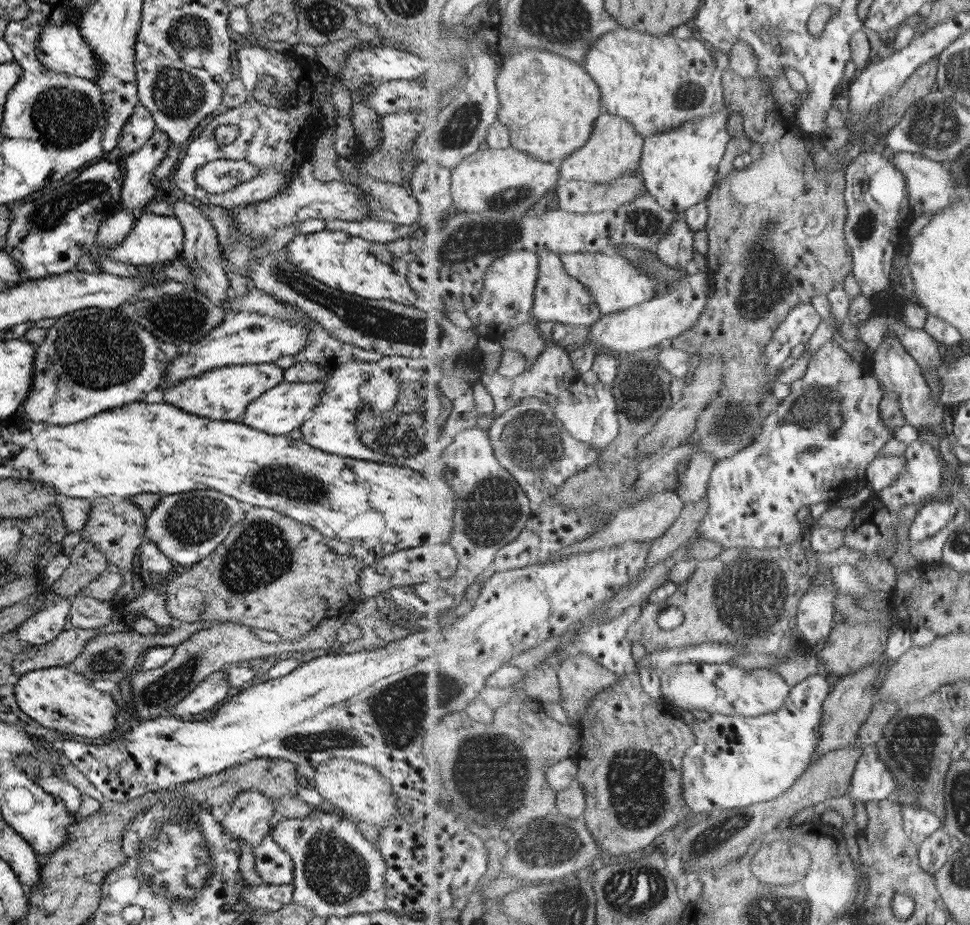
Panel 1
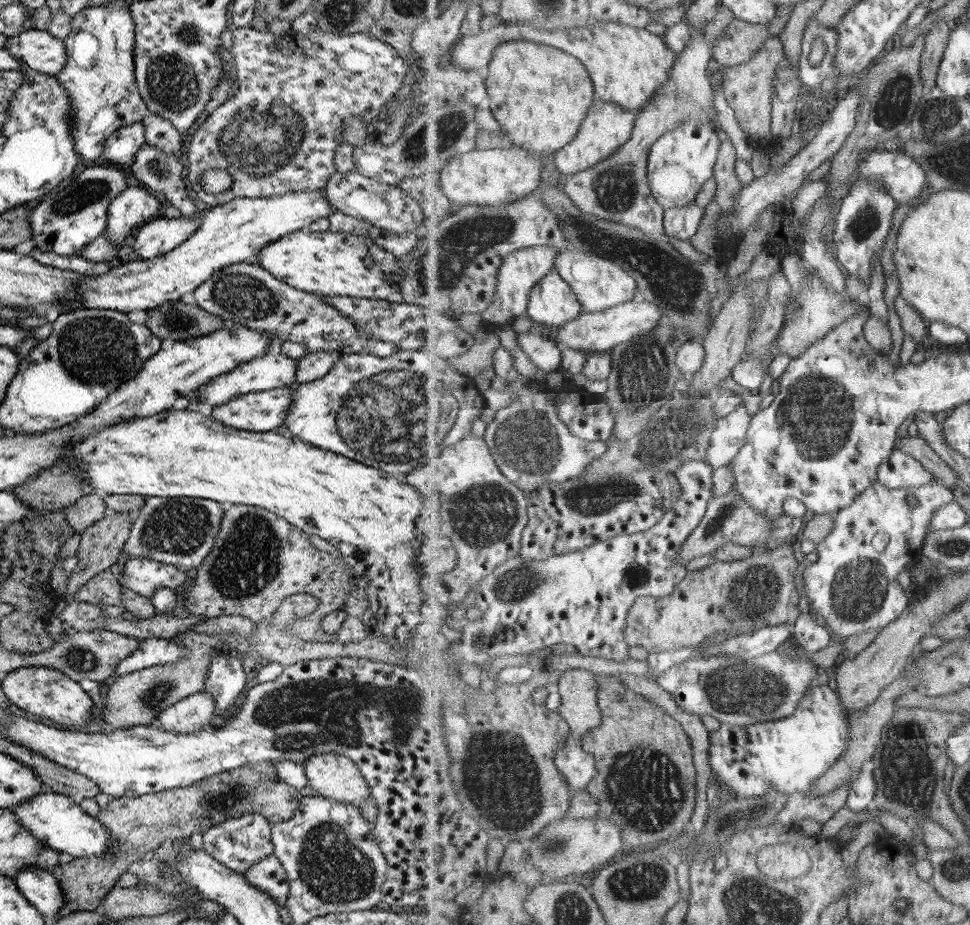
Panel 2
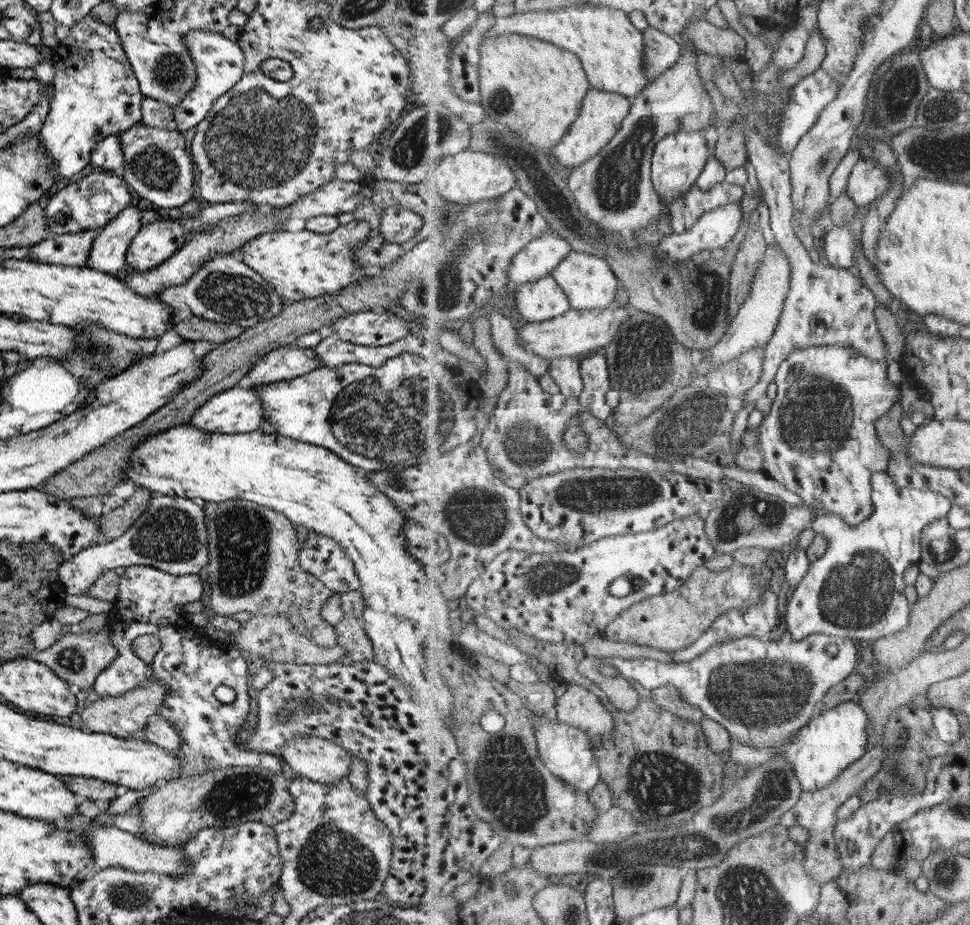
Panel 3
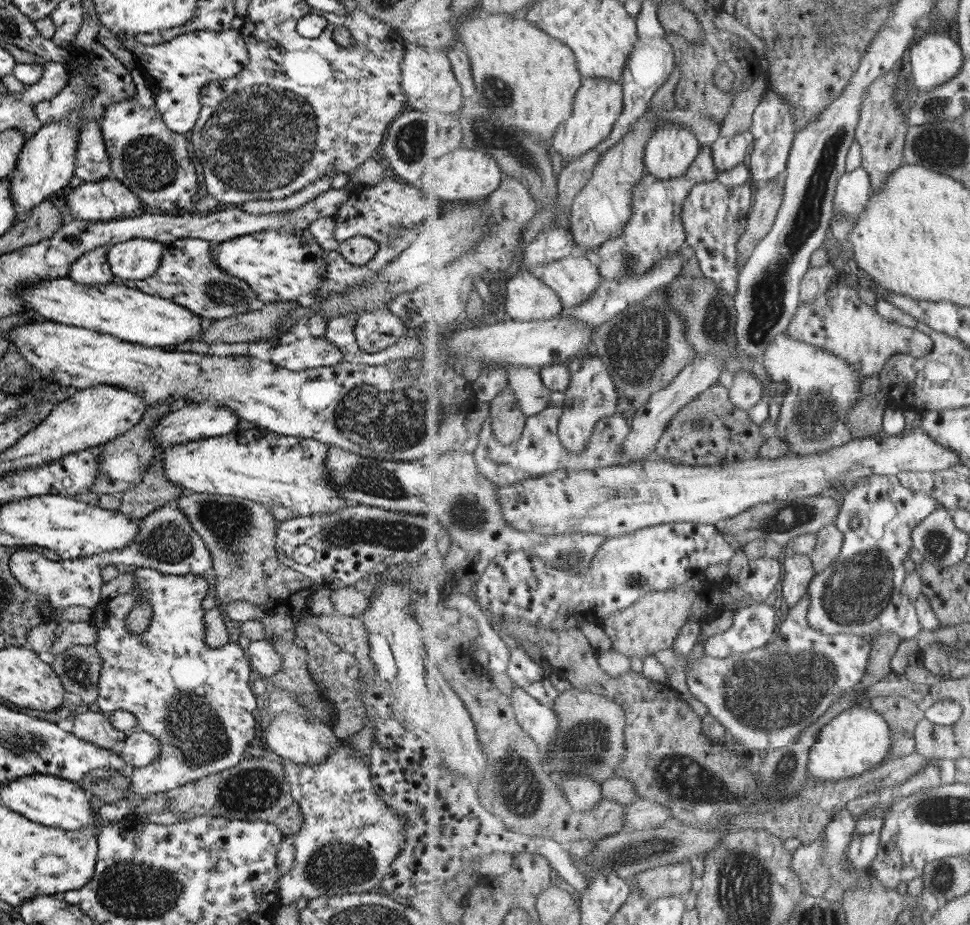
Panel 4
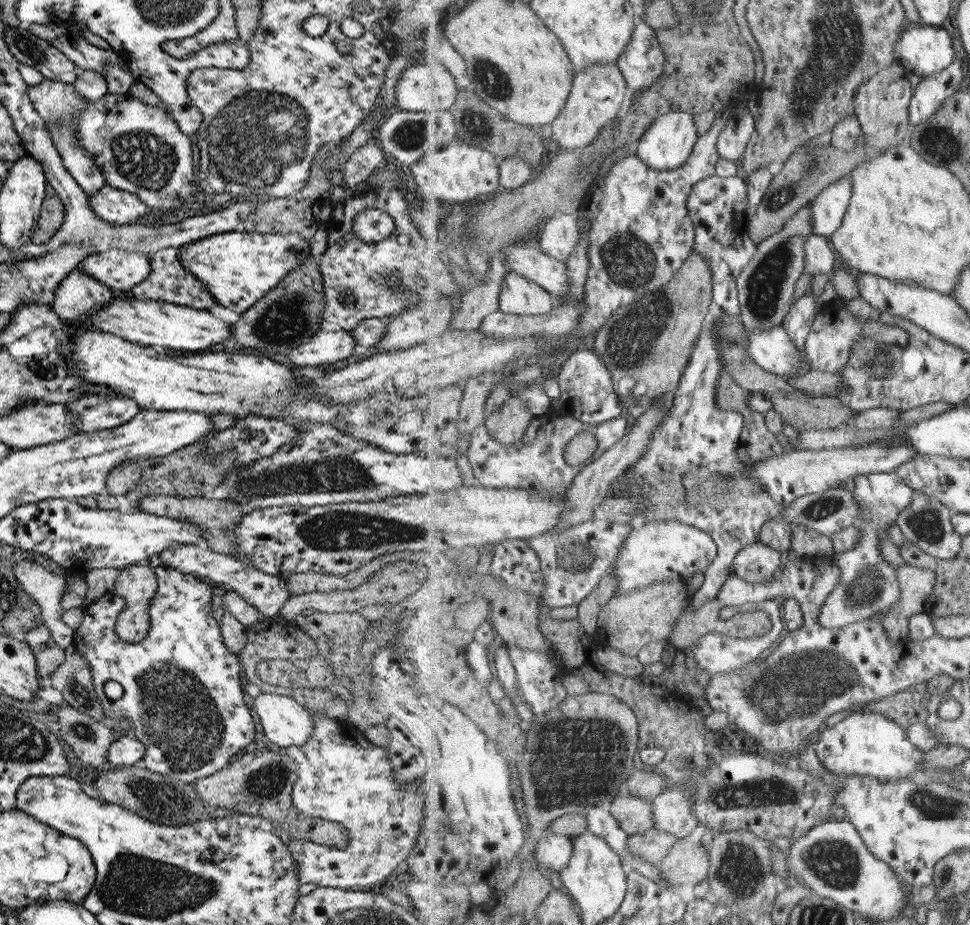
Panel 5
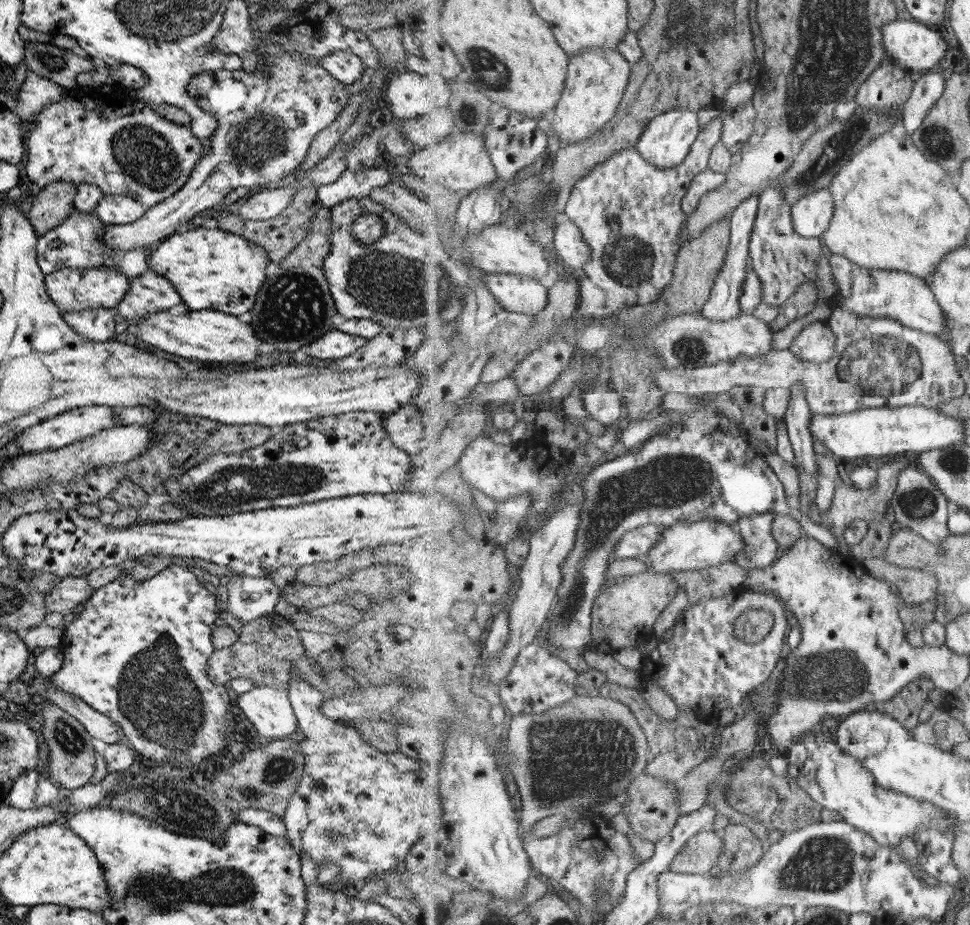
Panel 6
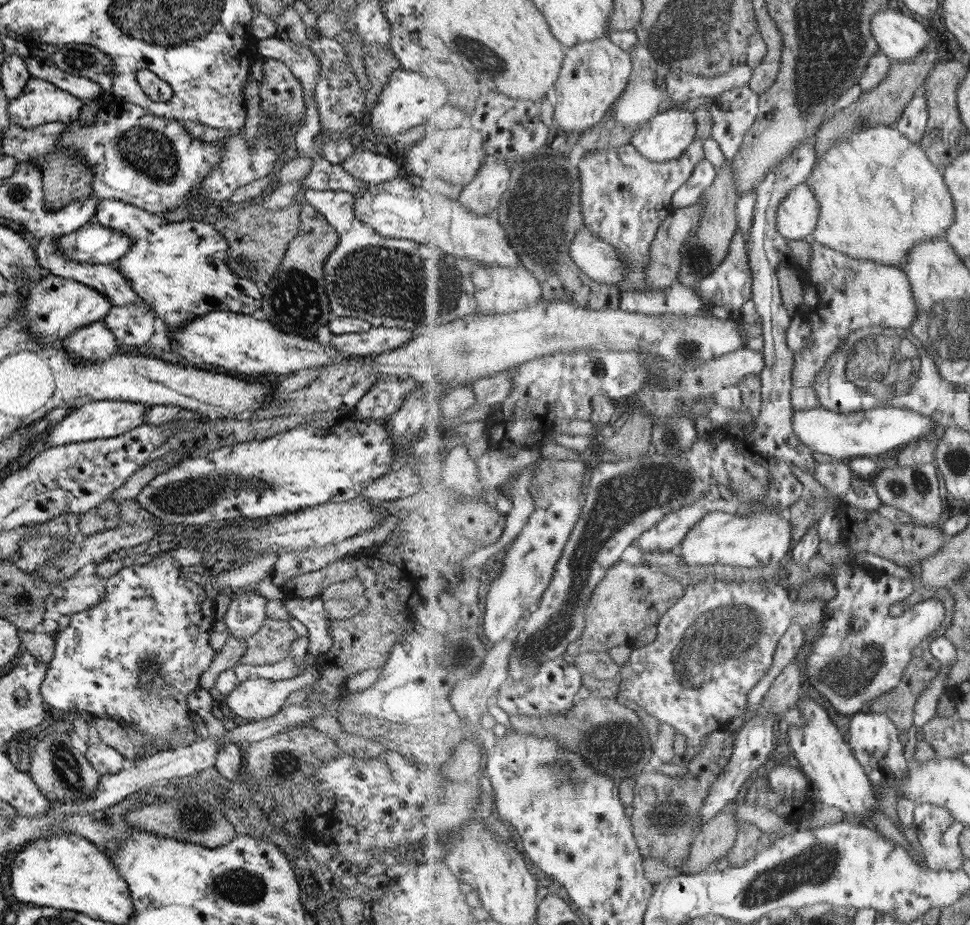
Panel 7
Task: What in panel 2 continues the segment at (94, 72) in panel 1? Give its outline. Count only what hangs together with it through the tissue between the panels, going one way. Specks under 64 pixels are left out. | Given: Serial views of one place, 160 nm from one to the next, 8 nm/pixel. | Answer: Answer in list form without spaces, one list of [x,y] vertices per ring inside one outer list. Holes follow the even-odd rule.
[[[27,26],[7,37],[2,48],[9,56],[45,75],[54,76],[66,61],[61,39],[49,35],[46,30]]]

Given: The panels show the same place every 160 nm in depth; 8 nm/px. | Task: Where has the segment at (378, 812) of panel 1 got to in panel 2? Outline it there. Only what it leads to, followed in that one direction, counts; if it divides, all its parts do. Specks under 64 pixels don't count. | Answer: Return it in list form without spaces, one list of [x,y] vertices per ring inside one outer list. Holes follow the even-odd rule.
[[[337,753],[311,755],[302,766],[308,792],[353,806],[359,806],[370,795],[359,769],[346,756]]]

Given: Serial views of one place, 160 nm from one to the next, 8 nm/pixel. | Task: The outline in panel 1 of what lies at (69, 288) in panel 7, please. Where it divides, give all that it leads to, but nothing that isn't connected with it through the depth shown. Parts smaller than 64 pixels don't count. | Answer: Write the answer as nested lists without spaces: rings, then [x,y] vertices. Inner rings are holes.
[[[145,212],[143,214],[138,213],[131,231],[125,234],[125,238],[117,245],[115,250],[113,246],[112,248],[101,247],[101,244],[96,244],[96,241],[93,241],[92,248],[79,257],[72,270],[98,273],[100,266],[96,262],[97,257],[117,258],[119,261],[135,265],[135,267],[139,266],[139,264],[143,264],[143,266],[155,266],[155,264],[163,264],[168,260],[174,259],[182,252],[182,244],[183,229],[181,229],[181,224],[175,217],[171,215],[156,216]]]

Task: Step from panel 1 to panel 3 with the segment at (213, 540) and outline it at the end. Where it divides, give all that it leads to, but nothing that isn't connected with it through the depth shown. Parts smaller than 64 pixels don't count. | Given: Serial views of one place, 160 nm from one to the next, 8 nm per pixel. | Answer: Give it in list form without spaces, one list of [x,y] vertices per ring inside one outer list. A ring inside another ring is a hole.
[[[159,495],[159,497],[150,497],[147,508],[131,523],[129,528],[117,538],[109,542],[98,542],[95,546],[84,548],[76,552],[72,557],[68,557],[56,568],[57,582],[65,594],[73,596],[85,595],[92,582],[98,576],[109,570],[119,571],[124,567],[150,566],[161,572],[173,575],[197,575],[208,561],[207,535],[204,523],[204,514],[202,506],[196,505],[189,499]]]

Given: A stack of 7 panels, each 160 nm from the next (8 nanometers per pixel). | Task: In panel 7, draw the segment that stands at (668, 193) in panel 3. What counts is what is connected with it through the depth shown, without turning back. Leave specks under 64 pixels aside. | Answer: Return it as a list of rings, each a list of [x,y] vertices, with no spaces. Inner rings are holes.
[[[680,108],[654,116],[634,134],[632,143],[643,157],[654,162],[681,159],[695,141],[697,124],[693,111]]]

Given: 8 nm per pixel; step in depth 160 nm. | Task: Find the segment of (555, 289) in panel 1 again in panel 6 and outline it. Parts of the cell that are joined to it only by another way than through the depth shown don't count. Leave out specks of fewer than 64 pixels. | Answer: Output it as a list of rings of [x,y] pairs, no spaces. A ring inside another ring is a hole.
[[[487,272],[482,279],[503,310],[535,316],[548,306],[549,287],[531,277]]]

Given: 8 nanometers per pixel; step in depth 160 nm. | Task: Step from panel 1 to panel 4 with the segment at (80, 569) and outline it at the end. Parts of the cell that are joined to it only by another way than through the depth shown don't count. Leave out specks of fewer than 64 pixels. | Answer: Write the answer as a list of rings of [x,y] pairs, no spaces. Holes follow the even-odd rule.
[[[158,459],[153,460],[142,475],[141,482],[120,496],[117,510],[130,519],[142,519],[157,510],[185,490],[173,484],[164,473],[164,466]]]

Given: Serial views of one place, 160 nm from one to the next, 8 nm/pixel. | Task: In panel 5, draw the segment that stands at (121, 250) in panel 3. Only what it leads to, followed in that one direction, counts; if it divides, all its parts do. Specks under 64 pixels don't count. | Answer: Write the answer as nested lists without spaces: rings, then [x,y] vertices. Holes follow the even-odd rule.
[[[77,266],[57,286],[51,307],[64,323],[81,328],[88,314],[107,305],[112,296],[111,290]]]

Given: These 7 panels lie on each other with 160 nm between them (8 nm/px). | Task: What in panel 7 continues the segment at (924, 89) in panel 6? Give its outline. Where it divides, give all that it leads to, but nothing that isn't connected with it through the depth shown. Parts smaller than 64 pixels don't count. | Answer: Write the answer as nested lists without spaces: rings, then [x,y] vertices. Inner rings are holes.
[[[922,89],[914,95],[914,99],[903,111],[902,117],[897,122],[897,127],[909,140],[921,144],[926,136],[929,118],[926,91]]]

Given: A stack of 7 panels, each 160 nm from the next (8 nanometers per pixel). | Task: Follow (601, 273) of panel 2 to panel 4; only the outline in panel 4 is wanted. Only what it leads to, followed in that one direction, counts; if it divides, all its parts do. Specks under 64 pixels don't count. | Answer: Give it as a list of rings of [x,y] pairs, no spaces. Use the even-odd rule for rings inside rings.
[[[569,256],[561,261],[535,265],[530,272],[557,293],[565,309],[575,308],[575,306],[587,302],[604,280],[592,256]]]

